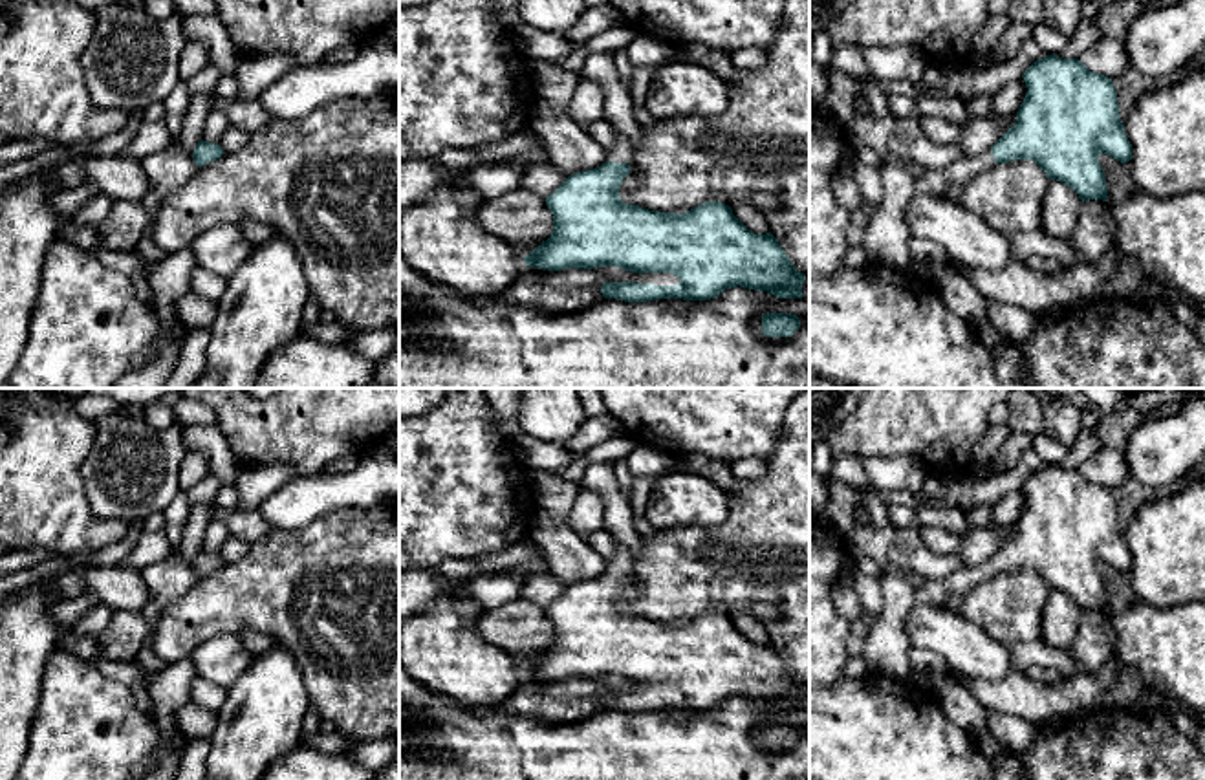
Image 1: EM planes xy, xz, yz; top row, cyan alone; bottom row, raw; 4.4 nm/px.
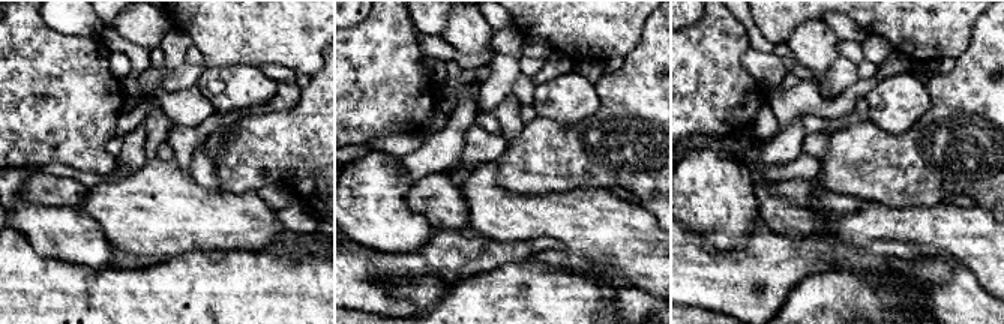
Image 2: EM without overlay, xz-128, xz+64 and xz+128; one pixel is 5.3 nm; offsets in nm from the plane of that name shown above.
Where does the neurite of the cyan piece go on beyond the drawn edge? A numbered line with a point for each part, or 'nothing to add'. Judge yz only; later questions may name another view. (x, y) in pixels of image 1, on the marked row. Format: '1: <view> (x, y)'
1: yz (933, 182)

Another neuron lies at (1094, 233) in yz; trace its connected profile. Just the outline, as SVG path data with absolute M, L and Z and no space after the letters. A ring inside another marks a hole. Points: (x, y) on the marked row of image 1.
M1082 201L1069 242L1077 249L1080 264L1095 264L1115 251L1113 216L1106 201Z

